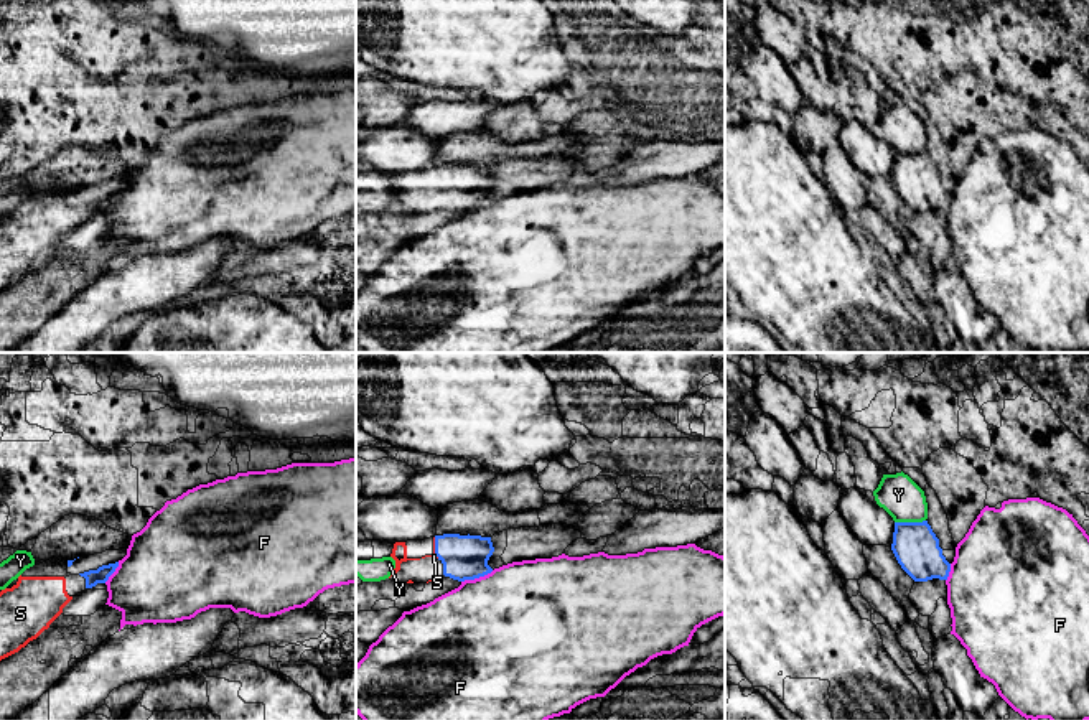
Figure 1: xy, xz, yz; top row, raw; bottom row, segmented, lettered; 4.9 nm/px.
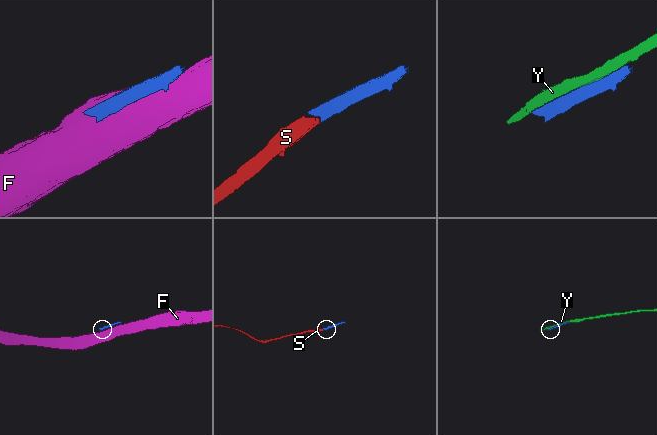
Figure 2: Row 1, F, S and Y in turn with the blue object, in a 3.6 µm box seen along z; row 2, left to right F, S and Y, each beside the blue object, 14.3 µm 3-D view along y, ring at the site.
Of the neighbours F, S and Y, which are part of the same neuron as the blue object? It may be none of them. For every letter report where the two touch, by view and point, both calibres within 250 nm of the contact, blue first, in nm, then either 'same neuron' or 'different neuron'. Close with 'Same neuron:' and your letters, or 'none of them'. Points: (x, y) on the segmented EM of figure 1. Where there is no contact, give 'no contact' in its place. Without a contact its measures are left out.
F: xz (476, 577) | 220/500 nm | different neuron
S: xz (435, 547) | 220/20 nm | same neuron
Y: yz (910, 523) | 220/200 nm | different neuron
Same neuron: S

